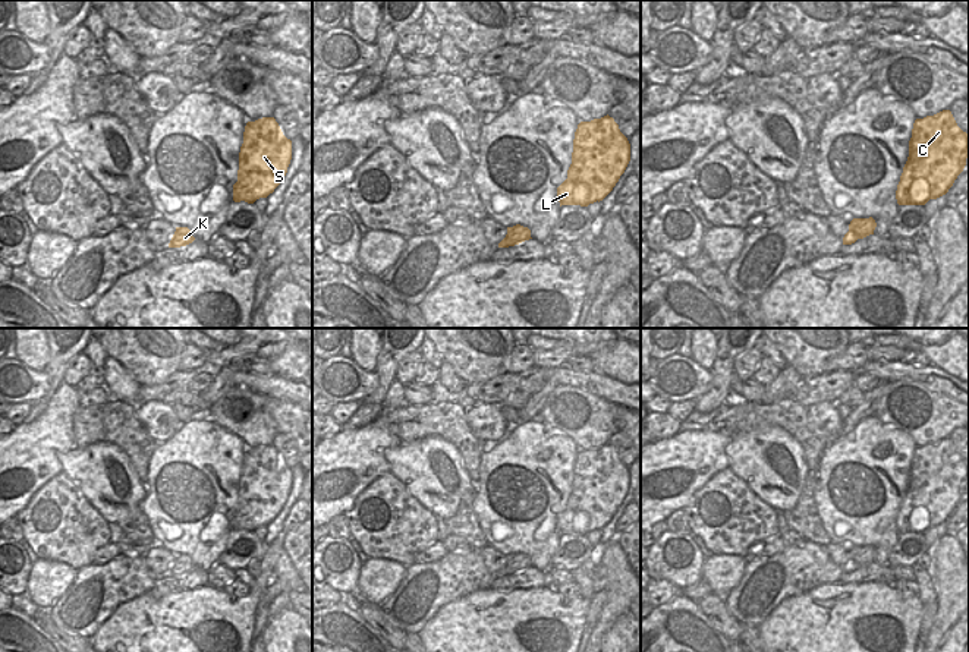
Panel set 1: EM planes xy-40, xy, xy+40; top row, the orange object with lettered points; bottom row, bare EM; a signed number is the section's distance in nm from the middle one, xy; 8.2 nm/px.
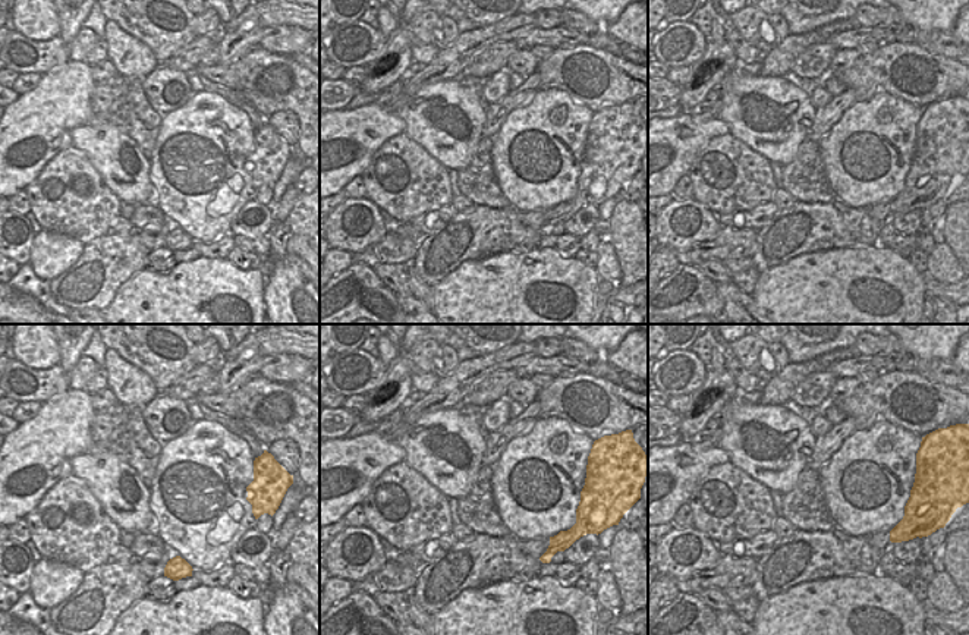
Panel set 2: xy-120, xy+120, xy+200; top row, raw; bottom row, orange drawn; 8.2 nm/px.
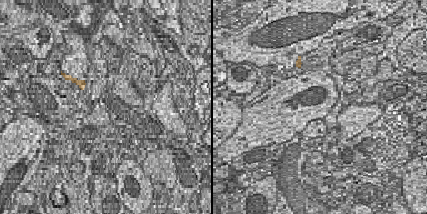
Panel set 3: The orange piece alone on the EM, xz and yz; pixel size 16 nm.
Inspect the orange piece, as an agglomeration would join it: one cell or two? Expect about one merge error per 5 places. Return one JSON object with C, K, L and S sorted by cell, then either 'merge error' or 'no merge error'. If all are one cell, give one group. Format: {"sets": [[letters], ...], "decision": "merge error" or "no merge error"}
{"sets": [["C", "K", "L", "S"]], "decision": "no merge error"}

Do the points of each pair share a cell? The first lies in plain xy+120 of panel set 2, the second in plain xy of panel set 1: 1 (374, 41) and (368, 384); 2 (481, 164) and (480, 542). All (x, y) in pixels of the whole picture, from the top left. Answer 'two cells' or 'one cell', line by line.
1: one cell
2: one cell

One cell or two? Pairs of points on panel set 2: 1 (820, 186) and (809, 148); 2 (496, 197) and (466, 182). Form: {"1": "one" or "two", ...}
{"1": "one", "2": "one"}

